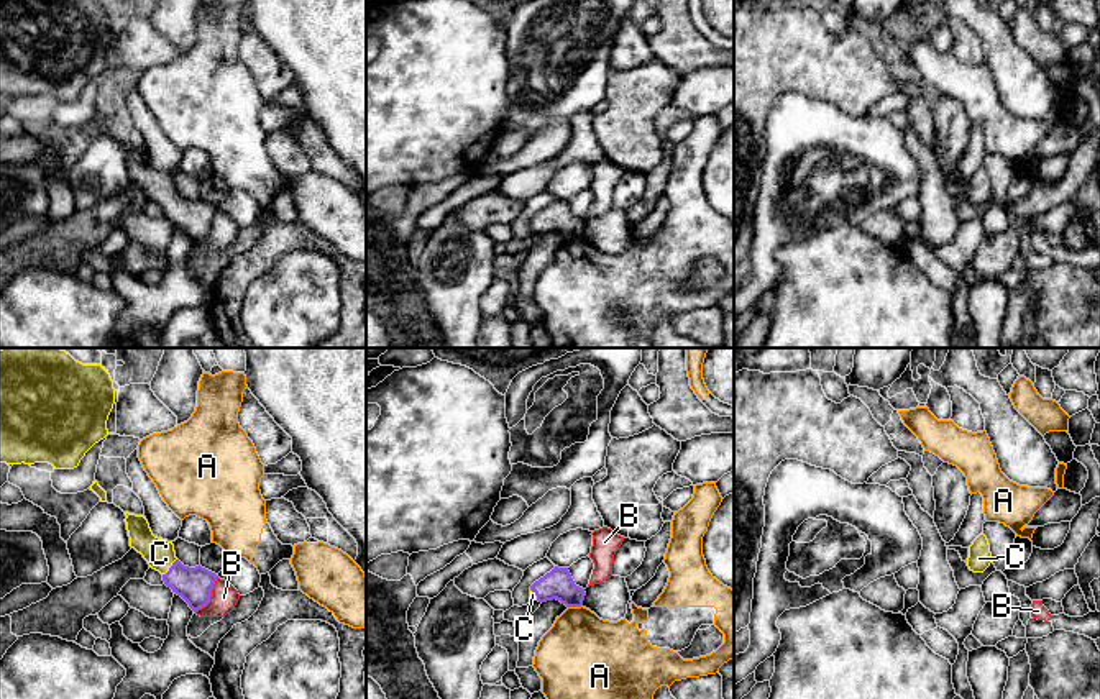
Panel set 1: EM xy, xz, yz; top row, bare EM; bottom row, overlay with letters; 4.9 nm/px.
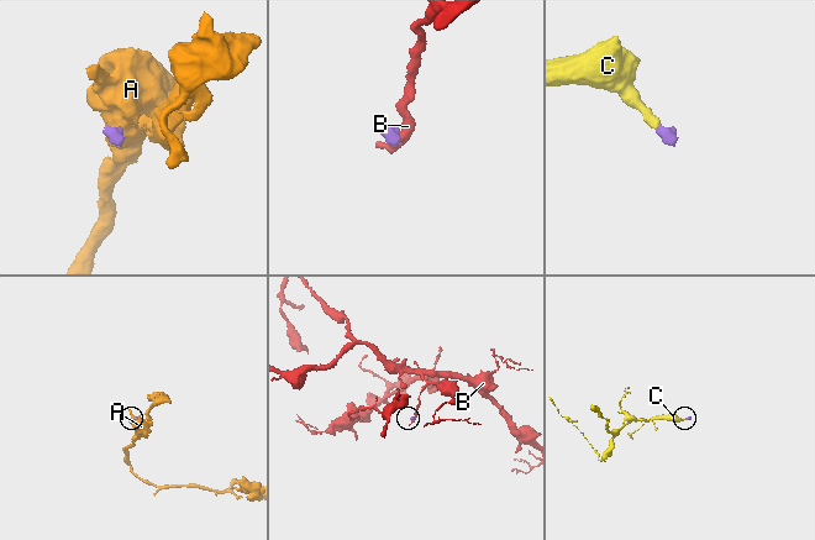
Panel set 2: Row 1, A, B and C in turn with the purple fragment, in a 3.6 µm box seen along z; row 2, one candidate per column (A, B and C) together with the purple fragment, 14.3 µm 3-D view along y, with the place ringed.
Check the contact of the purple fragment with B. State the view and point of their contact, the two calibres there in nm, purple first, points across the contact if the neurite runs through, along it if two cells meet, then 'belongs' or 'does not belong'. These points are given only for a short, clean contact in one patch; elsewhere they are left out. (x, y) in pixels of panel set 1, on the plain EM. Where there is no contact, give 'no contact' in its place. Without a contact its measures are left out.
contact xy (210, 228); calibres 180 and 130 nm; border xy (217, 209), (210, 232), (196, 245); does not belong

